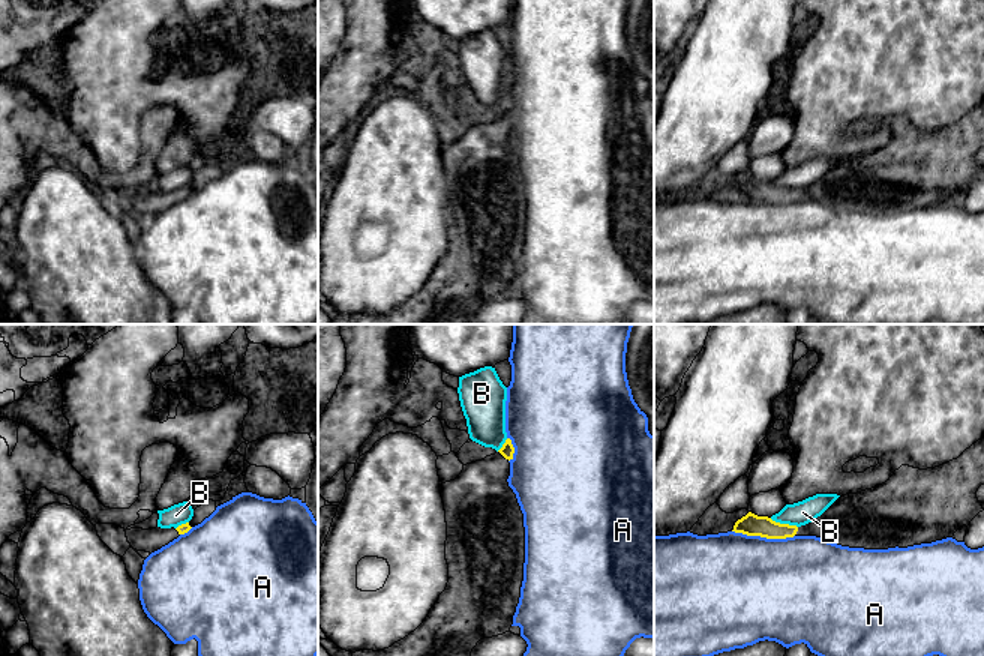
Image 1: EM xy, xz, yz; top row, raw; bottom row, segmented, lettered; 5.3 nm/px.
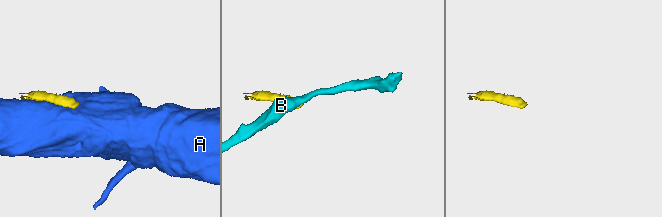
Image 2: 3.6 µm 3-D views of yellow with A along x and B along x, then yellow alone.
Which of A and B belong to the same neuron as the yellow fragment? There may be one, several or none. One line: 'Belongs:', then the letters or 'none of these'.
Belongs: none of these

